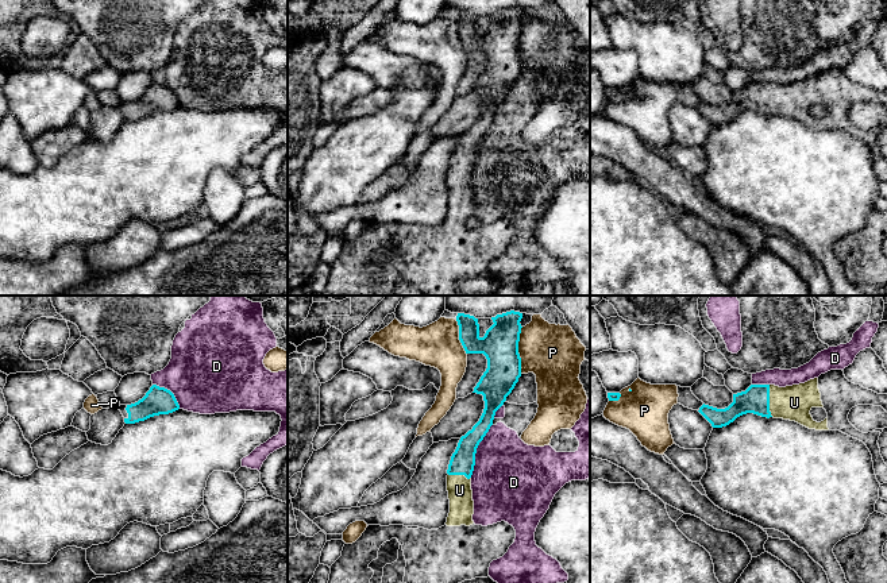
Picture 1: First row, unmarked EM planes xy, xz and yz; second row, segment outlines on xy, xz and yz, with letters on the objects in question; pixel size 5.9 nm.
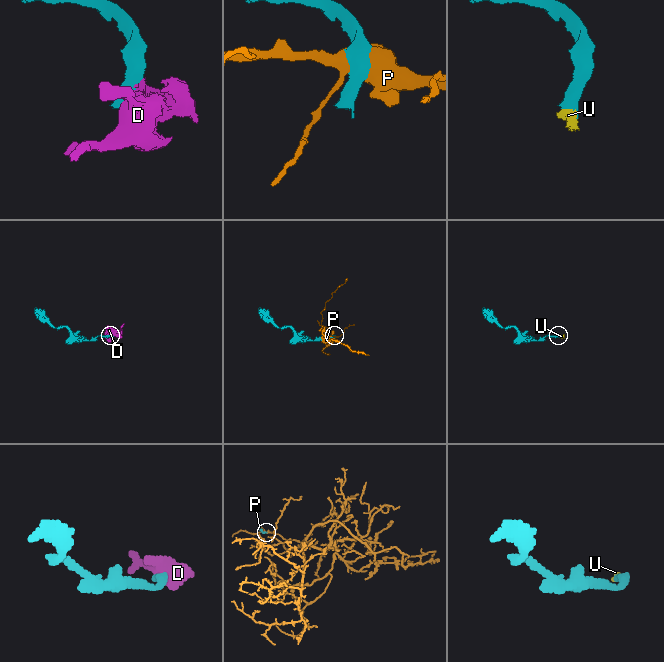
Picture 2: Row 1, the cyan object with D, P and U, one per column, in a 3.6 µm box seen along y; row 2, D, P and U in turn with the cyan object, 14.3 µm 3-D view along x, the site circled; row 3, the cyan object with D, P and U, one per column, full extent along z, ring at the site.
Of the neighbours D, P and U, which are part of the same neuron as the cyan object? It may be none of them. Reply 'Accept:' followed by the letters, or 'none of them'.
Accept: U

